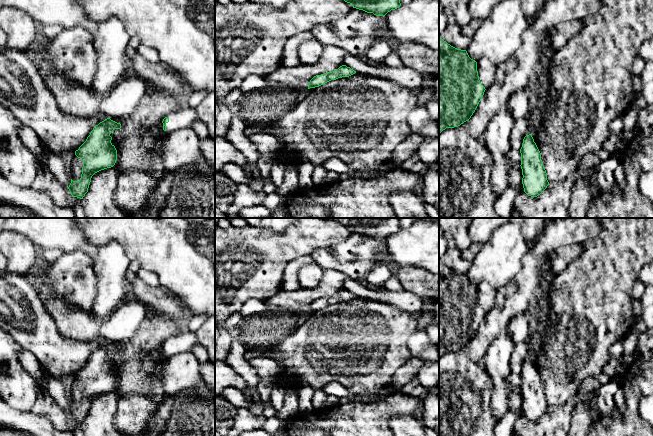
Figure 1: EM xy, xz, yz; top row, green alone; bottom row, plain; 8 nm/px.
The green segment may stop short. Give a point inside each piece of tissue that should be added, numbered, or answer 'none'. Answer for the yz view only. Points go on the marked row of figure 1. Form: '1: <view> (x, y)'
none

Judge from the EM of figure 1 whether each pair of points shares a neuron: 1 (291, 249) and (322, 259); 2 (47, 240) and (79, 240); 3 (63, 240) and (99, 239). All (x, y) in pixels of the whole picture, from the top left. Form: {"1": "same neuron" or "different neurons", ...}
{"1": "different neurons", "2": "same neuron", "3": "different neurons"}

